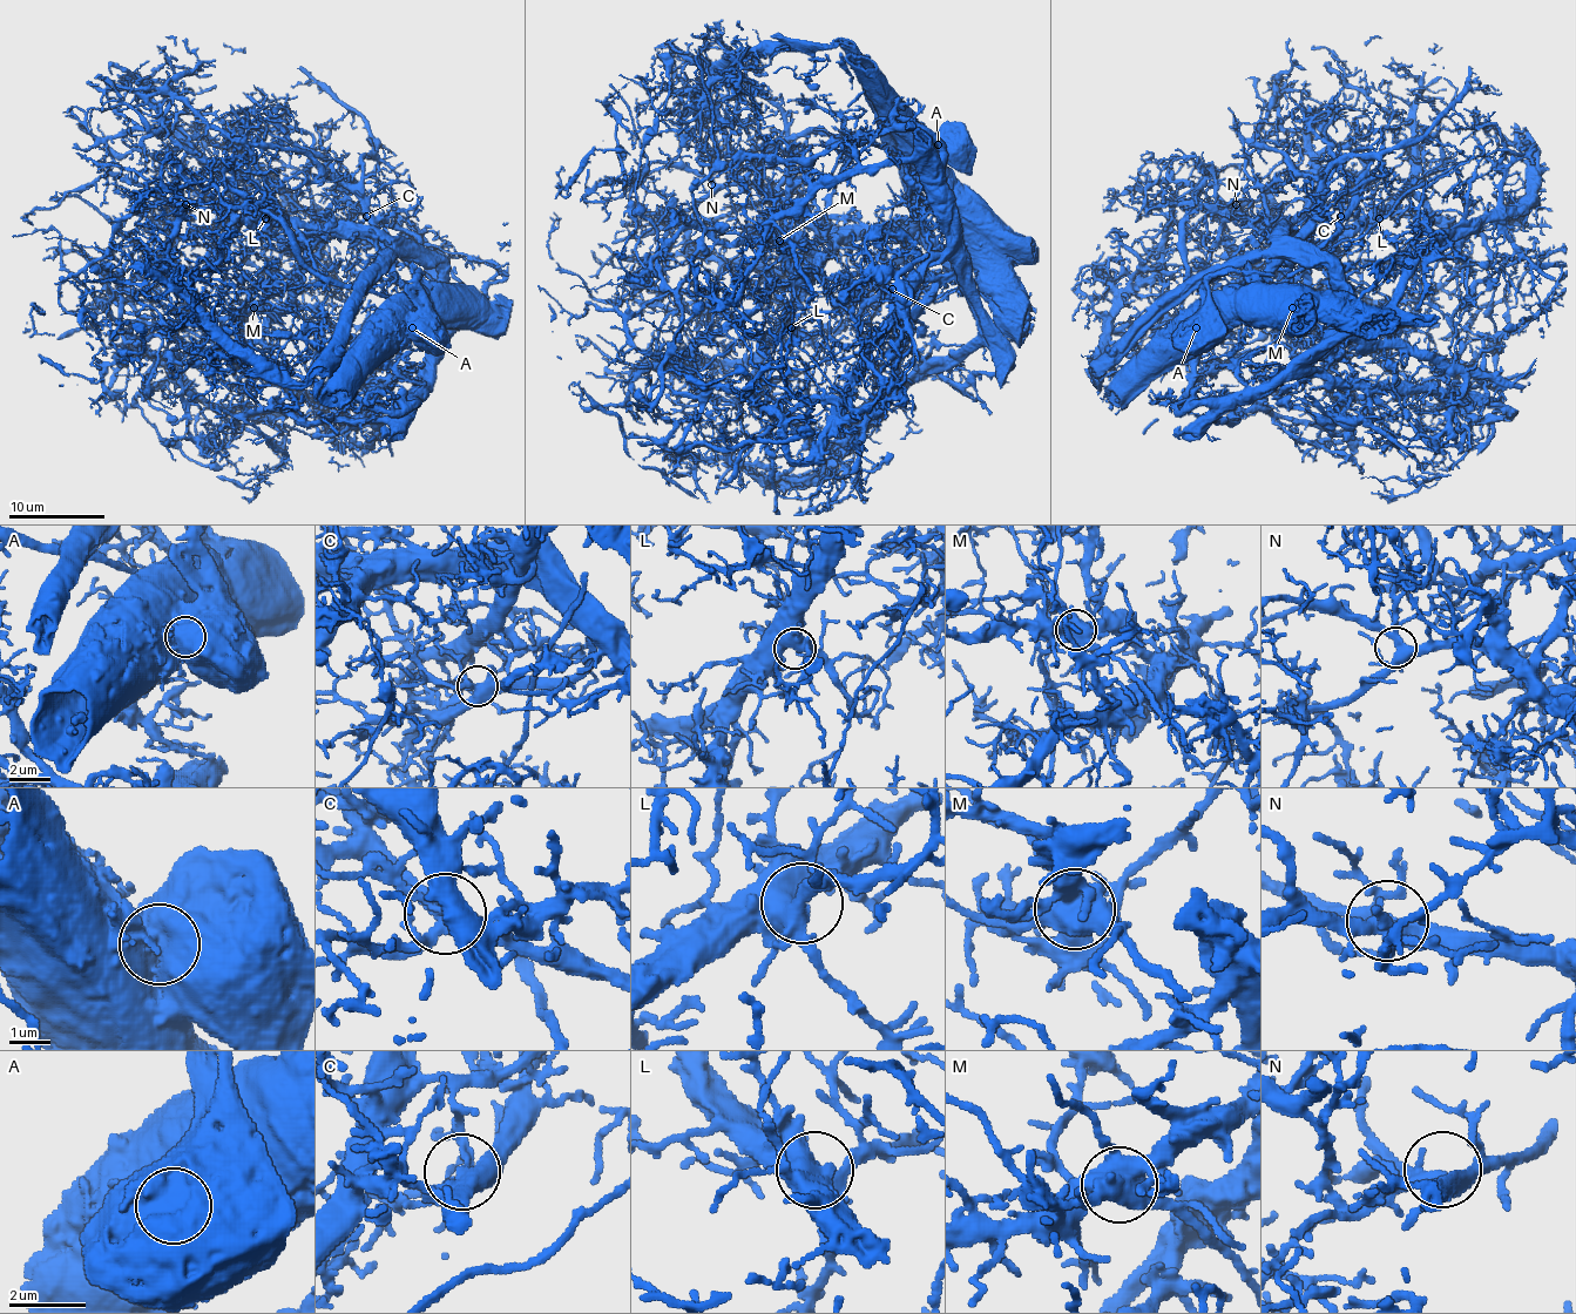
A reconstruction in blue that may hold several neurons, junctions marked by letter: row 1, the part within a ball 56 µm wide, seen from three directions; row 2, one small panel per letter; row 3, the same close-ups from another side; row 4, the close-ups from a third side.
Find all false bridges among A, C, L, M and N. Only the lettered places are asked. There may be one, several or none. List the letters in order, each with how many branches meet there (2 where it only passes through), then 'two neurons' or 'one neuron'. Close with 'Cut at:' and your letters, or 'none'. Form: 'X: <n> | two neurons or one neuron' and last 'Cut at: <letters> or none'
A: 1 | two neurons
C: 6 | two neurons
L: 6 | one neuron
M: 7 | two neurons
N: 5 | one neuron
Cut at: A, C, M

